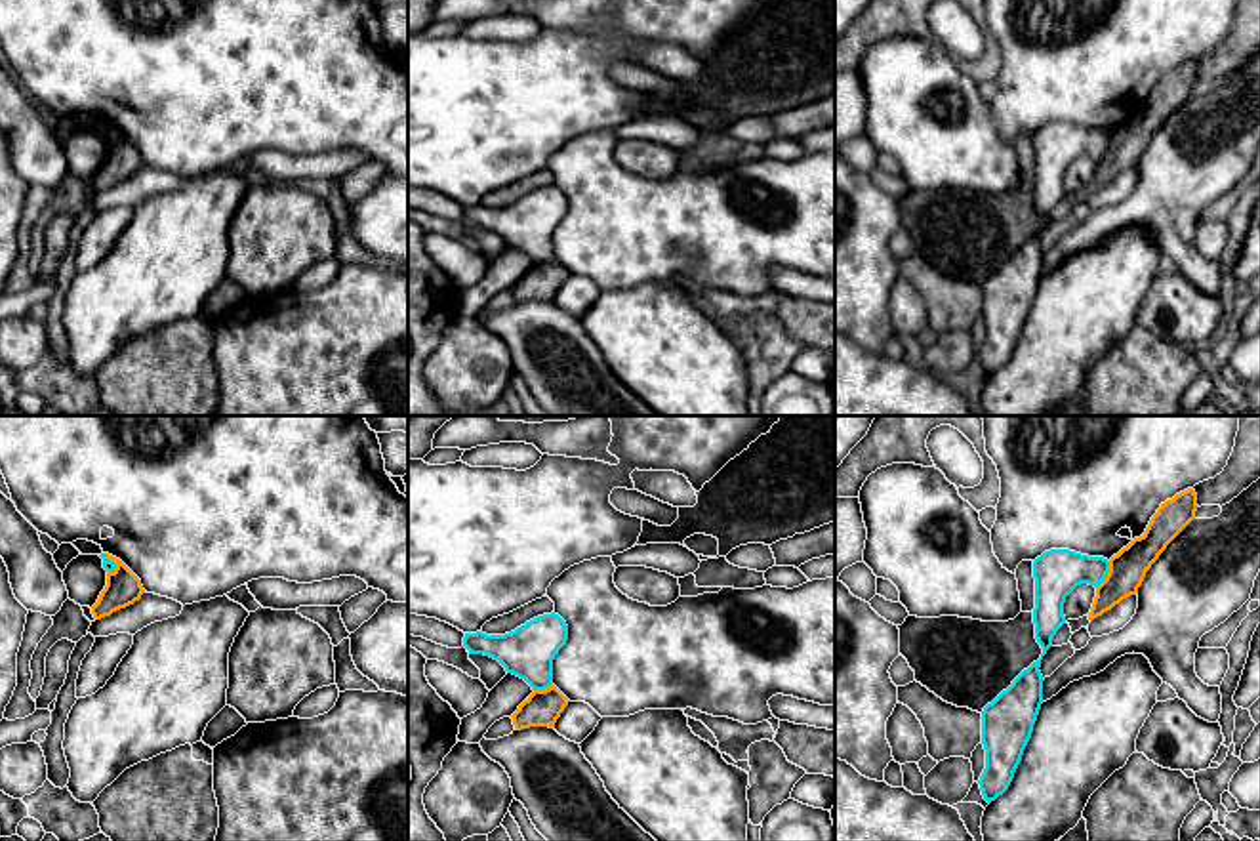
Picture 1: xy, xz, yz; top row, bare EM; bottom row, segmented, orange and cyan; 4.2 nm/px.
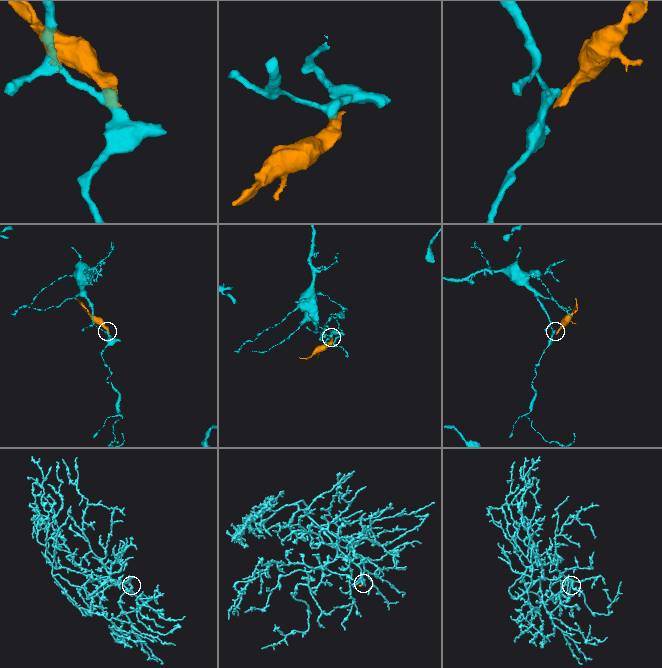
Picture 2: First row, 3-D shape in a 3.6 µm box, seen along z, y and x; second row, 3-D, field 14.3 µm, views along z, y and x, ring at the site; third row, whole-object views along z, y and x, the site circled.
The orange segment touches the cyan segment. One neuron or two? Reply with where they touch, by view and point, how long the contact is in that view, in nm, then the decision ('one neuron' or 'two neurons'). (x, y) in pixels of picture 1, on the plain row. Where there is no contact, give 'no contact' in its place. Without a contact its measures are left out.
yz (1108, 147) | 130 nm | two neurons

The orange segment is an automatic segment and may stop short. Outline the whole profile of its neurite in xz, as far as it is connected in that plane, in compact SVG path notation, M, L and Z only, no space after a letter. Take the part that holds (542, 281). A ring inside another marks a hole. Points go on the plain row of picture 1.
M555 257L545 263L534 263L511 288L513 297L517 303L530 299L555 301L568 275L570 273Z

